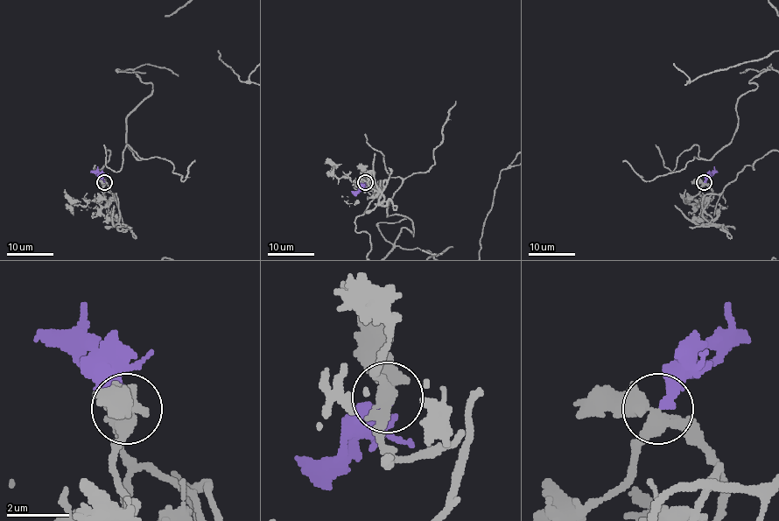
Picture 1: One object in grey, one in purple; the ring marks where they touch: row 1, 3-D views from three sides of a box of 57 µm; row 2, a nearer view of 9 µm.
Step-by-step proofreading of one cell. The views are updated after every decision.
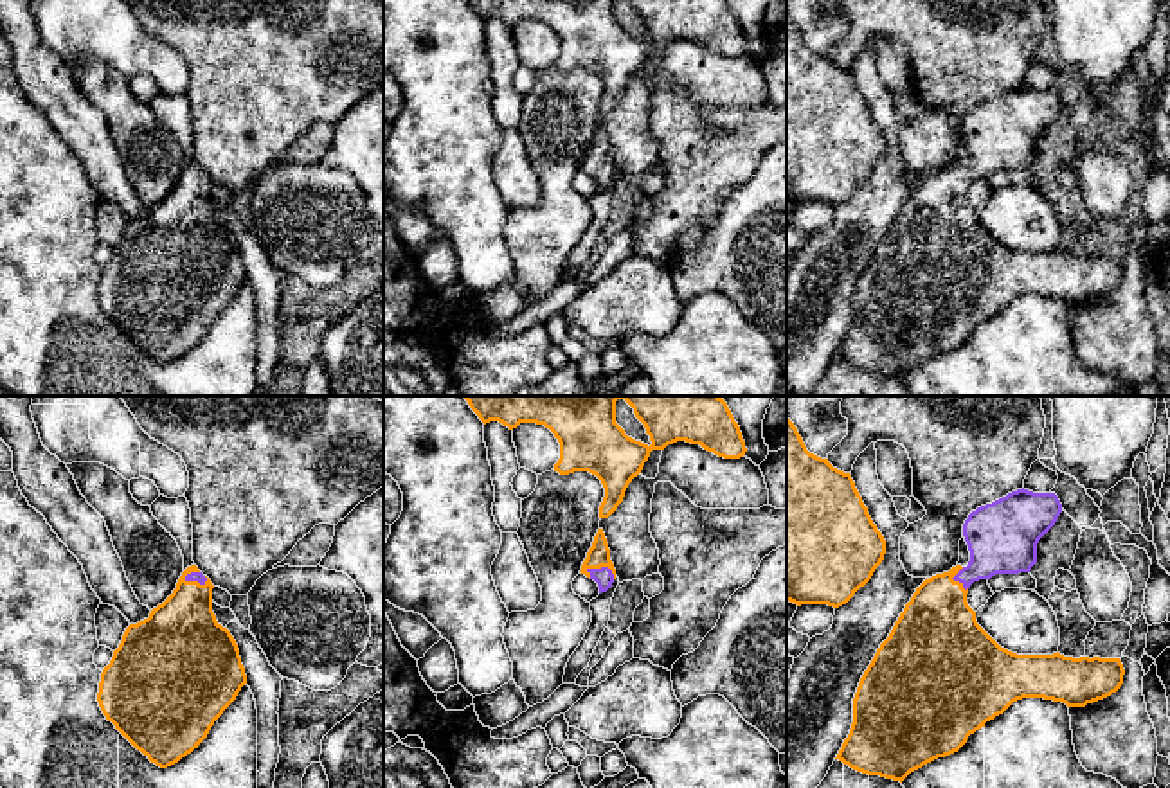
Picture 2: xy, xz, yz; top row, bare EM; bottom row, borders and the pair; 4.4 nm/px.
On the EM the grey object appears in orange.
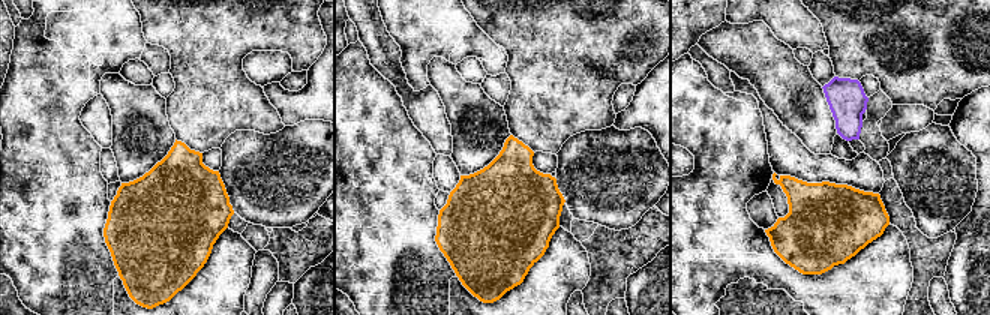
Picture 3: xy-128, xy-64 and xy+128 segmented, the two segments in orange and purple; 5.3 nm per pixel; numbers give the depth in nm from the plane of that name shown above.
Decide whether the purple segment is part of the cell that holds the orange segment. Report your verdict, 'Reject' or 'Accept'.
Accept

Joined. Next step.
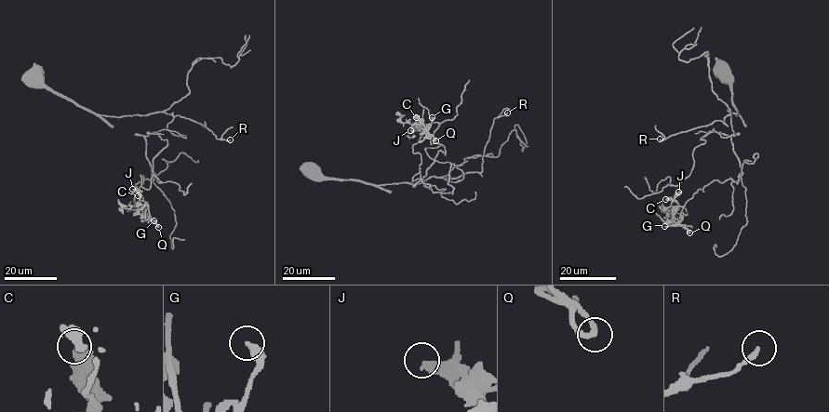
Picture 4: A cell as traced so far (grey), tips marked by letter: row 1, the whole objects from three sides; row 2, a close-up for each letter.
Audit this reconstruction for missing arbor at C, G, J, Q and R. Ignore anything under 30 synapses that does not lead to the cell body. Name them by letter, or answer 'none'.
R

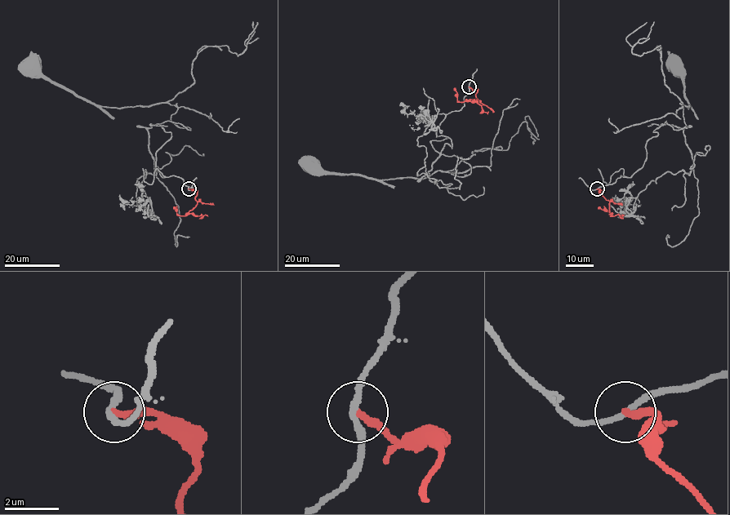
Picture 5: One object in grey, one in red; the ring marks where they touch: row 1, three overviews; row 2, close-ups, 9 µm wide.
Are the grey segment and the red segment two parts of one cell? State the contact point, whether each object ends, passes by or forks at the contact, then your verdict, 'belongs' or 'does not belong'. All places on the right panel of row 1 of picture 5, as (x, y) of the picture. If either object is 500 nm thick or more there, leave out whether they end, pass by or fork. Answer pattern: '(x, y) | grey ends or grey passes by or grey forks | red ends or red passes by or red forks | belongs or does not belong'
(597, 188) | grey passes by | red ends | does not belong

